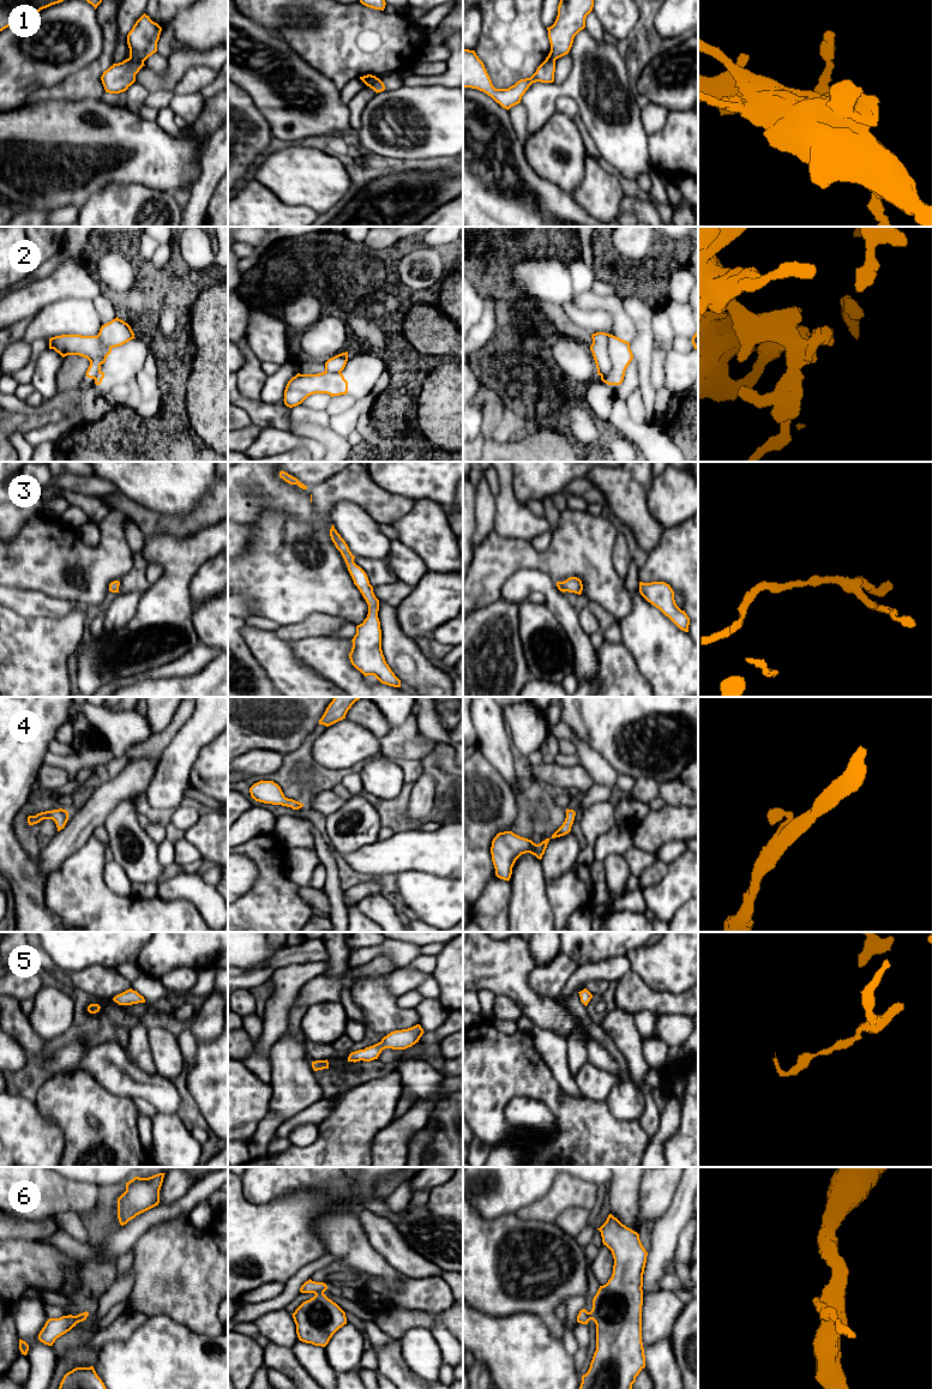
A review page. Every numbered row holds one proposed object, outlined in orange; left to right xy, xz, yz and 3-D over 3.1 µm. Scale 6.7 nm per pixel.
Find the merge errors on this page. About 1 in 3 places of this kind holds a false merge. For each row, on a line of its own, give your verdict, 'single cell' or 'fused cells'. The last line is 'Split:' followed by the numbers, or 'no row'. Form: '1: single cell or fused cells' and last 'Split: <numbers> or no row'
1: fused cells
2: fused cells
3: single cell
4: single cell
5: single cell
6: fused cells
Split: 1, 2, 6

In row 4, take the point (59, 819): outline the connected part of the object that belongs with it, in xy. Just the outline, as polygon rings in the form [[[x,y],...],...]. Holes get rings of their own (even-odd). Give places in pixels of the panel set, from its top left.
[[[62,808],[41,812],[37,813],[36,816],[29,816],[28,823],[29,825],[34,825],[40,823],[43,819],[53,819],[56,824],[58,831],[60,831],[61,829],[65,828],[68,820],[68,812]]]

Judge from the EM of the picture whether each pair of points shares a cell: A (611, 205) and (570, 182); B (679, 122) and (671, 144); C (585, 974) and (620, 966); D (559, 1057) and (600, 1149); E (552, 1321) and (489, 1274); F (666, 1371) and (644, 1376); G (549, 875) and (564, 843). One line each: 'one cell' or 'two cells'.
A: two cells
B: one cell
C: one cell
D: two cells
E: one cell
F: two cells
G: one cell

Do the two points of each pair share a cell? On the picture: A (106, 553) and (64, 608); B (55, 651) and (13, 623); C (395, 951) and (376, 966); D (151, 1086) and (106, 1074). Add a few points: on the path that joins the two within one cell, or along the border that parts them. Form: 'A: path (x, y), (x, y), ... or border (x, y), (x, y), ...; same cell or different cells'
A: border (42, 591), (50, 596), (78, 603); different cells
B: path (44, 647), (37, 647), (24, 633); same cell
C: border (360, 966), (377, 956), (385, 955), (396, 968); different cells
D: path (140, 1084), (126, 1081), (116, 1075); same cell

